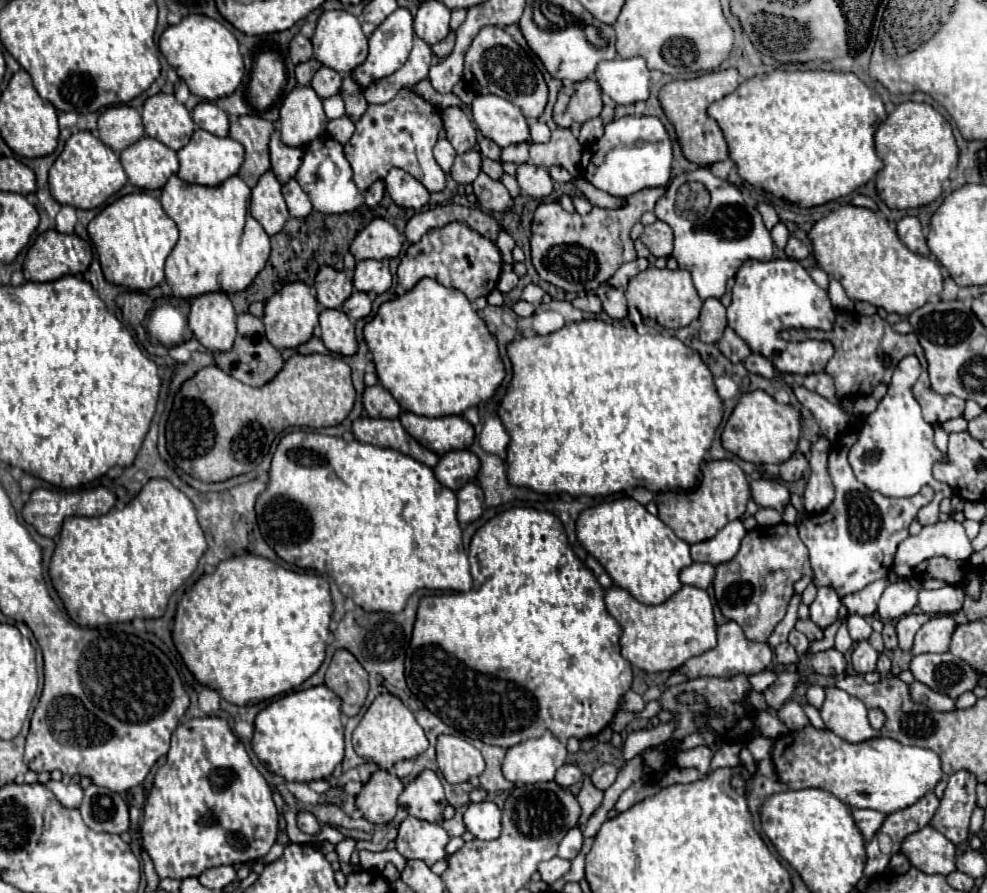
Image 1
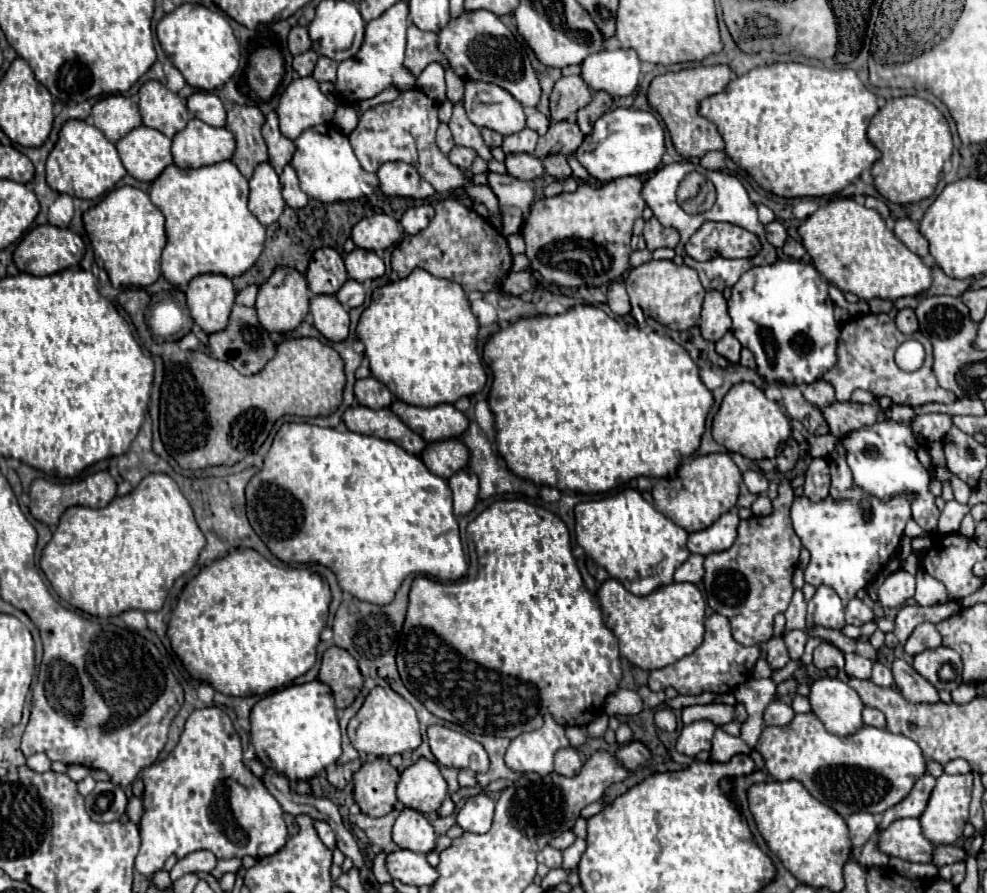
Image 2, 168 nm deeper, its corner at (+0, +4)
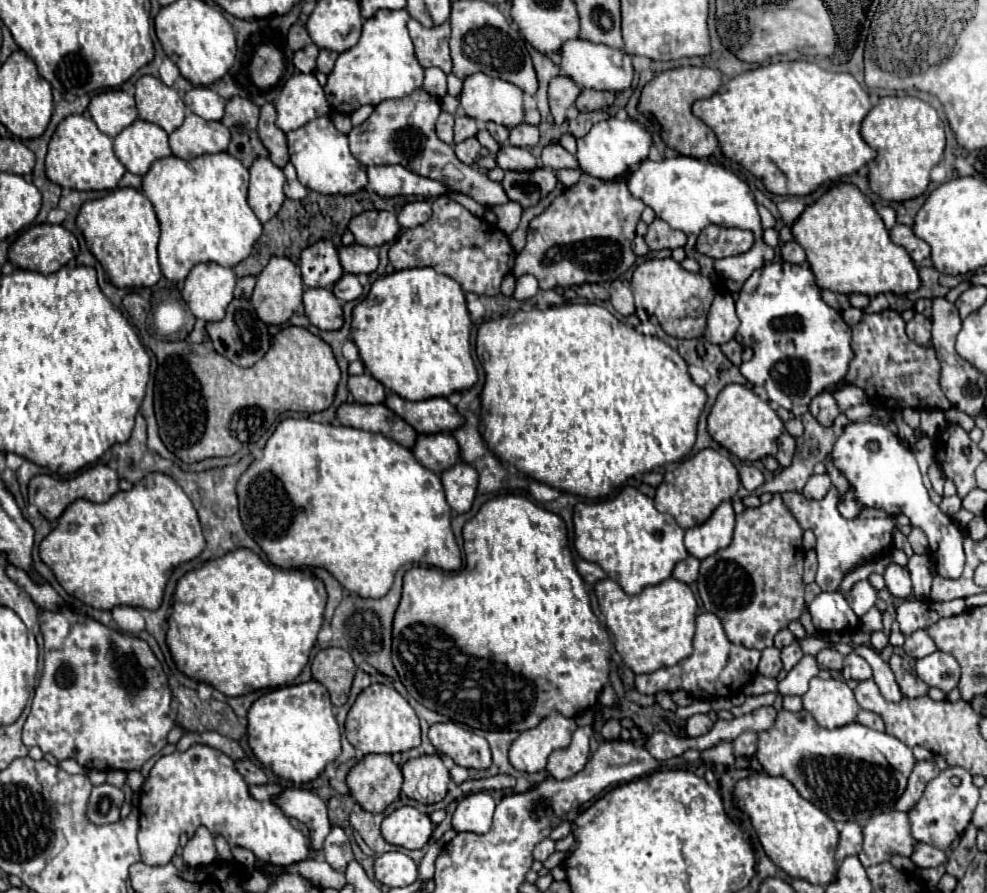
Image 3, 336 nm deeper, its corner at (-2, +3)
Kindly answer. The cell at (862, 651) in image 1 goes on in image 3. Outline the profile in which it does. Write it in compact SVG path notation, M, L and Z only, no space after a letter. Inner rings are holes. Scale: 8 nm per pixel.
M856 653L848 655L846 661L844 661L844 679L852 679L852 681L866 681L866 679L872 679L872 669L870 665Z

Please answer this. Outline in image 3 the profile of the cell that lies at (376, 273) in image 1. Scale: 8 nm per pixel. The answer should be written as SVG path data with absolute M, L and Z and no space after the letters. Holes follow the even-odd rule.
M352 243L348 247L340 247L338 257L340 257L340 263L346 273L354 273L354 275L366 273L368 275L368 273L374 273L378 267L376 251L372 251L370 247L358 245L358 243Z

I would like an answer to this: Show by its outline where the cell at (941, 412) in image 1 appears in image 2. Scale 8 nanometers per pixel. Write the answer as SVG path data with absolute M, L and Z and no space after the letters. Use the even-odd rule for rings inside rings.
M866 314L866 316L854 316L848 322L842 324L840 338L838 338L838 362L824 374L826 382L832 382L836 390L836 400L846 402L850 400L854 390L868 390L876 396L890 396L892 402L904 402L910 406L924 406L928 402L940 402L950 404L956 402L956 396L944 388L938 386L934 374L932 374L932 344L928 338L924 338L920 332L910 336L924 344L926 348L926 362L916 372L902 372L894 362L896 348L908 340L904 336L894 320L888 314Z

